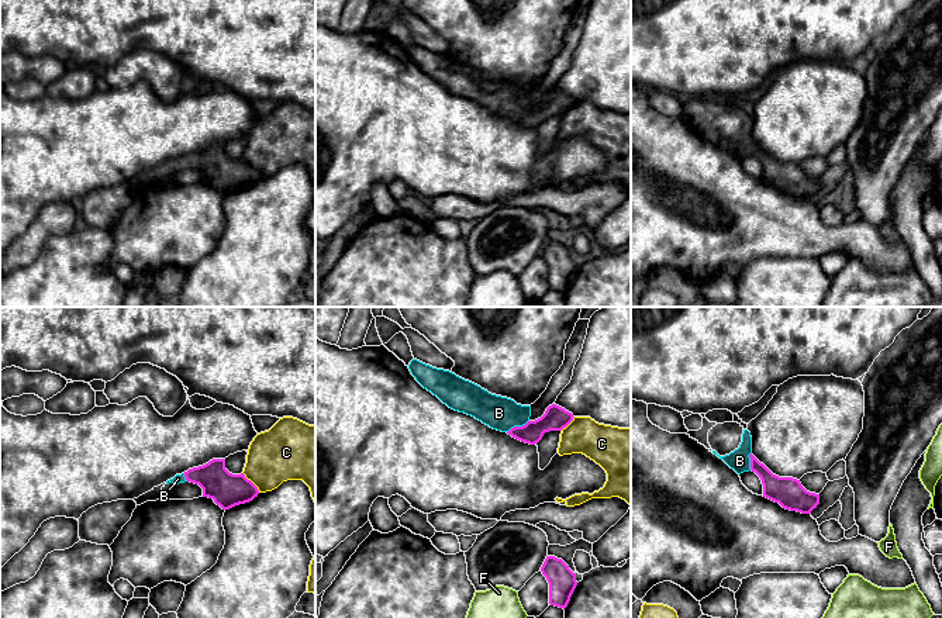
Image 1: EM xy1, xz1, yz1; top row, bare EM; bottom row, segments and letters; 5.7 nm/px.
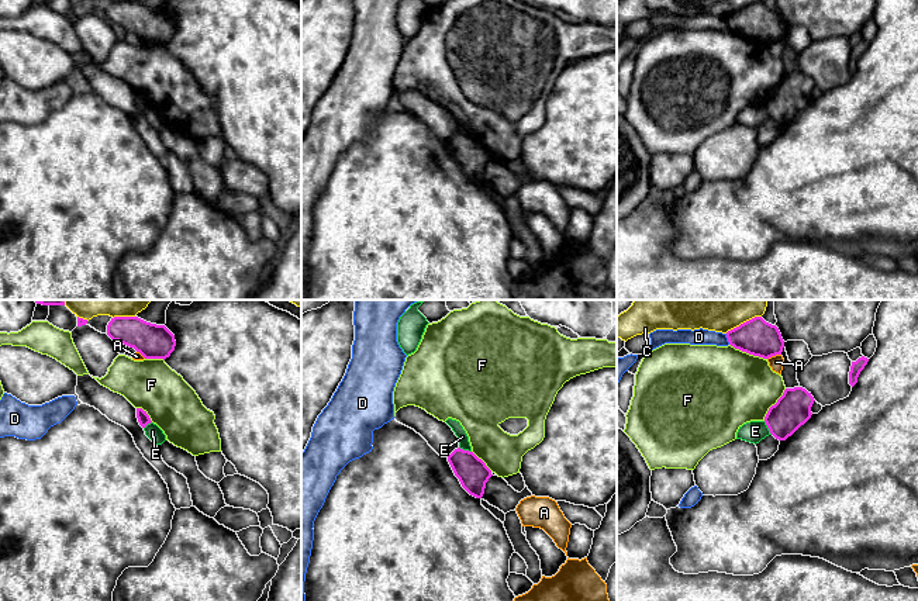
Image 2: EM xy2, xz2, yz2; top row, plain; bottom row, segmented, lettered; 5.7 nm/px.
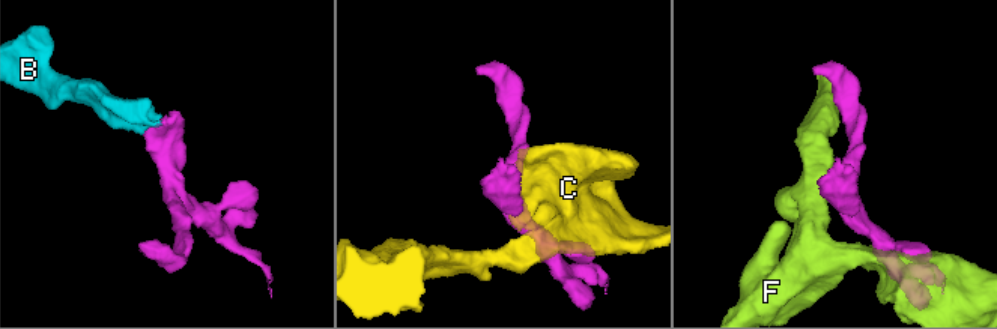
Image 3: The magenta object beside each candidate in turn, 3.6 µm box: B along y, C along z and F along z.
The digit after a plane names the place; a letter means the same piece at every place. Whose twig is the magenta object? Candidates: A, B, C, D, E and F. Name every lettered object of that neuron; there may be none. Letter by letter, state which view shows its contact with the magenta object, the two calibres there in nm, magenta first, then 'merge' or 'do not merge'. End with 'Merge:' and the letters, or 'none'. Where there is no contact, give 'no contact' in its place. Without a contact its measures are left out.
A: yz2 | 200/80 nm | do not merge
B: xz1 | 140/190 nm | merge
C: yz2 | 200/100 nm | do not merge
D: yz2 | 200/100 nm | do not merge
E: yz2 | 200/120 nm | do not merge
F: yz2 | 200/480 nm | do not merge
Merge: B

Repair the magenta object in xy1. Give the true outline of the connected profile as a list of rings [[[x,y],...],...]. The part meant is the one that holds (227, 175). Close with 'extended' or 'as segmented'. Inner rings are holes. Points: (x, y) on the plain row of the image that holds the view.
[[[213,144],[208,148],[176,159],[169,168],[190,166],[203,173],[203,182],[213,183],[222,194],[245,189],[258,182],[258,172],[244,158],[232,159],[225,153],[225,144]]]; extended

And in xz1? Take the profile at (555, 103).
[[[413,44],[408,49],[415,65],[449,93],[475,101],[493,114],[507,117],[513,122],[535,130],[545,117],[562,115],[573,106],[573,99],[552,89],[545,99],[531,106],[531,90],[496,80],[455,58],[437,53]]]; extended

